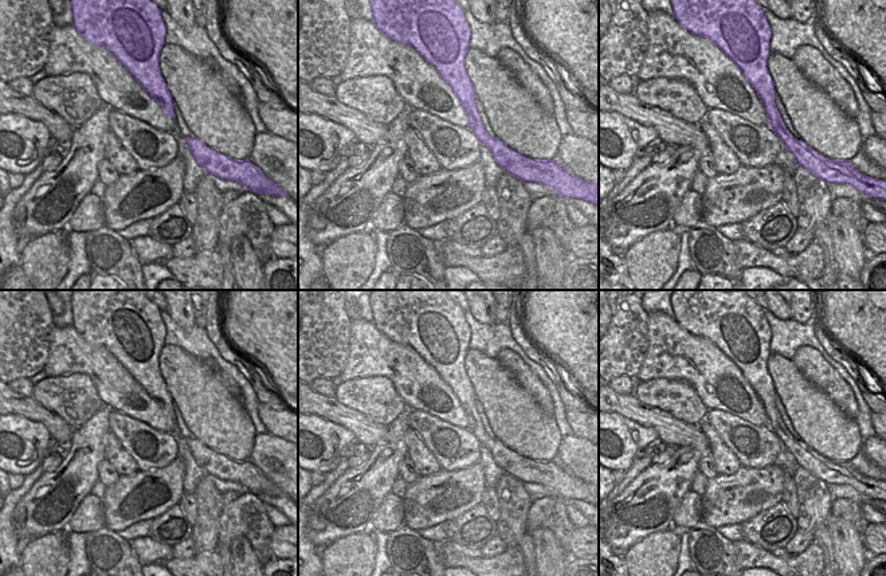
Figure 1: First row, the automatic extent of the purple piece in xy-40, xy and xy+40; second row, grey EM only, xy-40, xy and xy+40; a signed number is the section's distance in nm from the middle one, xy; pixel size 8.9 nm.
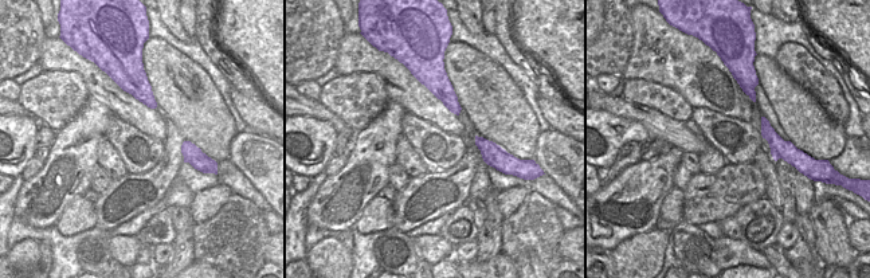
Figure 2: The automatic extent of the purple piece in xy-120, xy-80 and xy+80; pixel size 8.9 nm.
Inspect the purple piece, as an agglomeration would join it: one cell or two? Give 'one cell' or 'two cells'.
one cell

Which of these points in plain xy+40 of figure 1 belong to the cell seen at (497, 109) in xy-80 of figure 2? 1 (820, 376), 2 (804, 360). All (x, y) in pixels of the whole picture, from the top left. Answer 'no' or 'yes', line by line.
1: no
2: no

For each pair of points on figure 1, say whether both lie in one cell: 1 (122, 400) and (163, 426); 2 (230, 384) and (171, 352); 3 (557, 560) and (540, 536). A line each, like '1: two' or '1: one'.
1: one
2: two
3: one

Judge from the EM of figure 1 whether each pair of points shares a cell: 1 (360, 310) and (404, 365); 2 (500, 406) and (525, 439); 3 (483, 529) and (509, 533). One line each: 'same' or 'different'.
1: different
2: same
3: different

